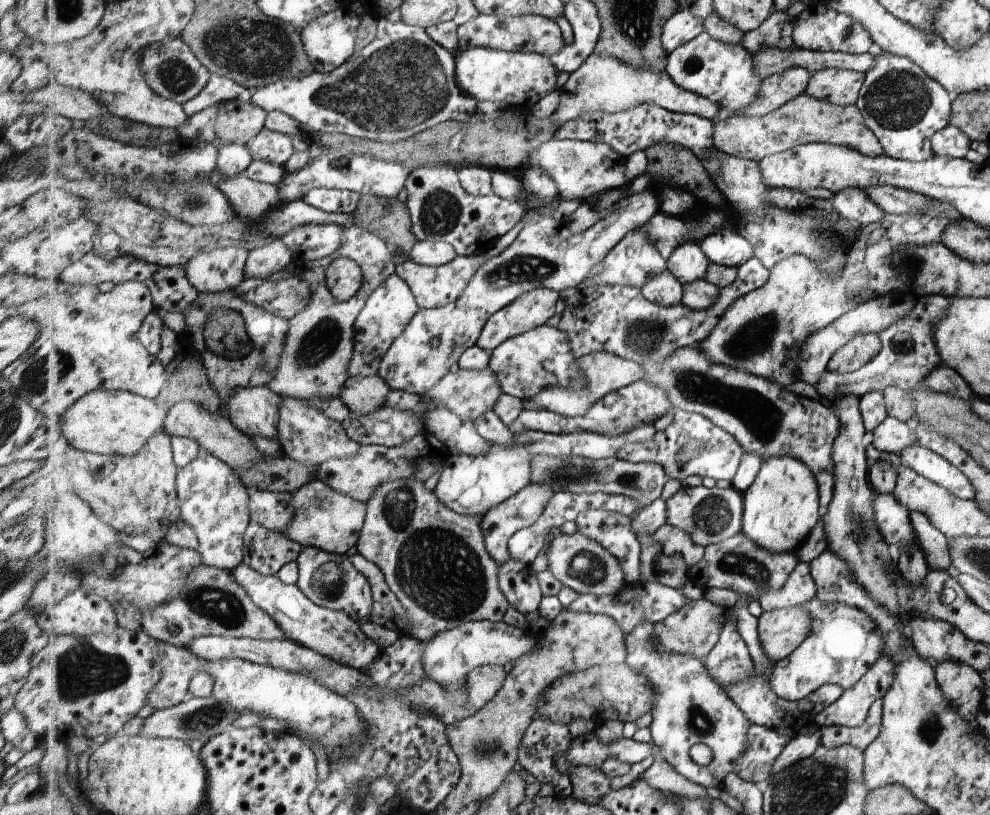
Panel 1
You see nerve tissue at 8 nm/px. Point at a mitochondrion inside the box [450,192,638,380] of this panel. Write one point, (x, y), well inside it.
(531, 268)

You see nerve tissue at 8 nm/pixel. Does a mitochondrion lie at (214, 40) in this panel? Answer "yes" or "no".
yes

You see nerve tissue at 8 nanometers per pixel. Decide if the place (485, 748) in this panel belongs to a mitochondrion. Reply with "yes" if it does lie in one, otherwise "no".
yes

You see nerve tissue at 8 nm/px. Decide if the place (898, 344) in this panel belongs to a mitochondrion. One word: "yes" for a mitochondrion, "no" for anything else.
yes

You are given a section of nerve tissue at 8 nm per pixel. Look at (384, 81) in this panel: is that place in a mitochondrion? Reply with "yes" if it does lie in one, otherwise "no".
yes

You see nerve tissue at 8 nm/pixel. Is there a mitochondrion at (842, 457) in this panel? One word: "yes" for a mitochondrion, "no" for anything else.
no

